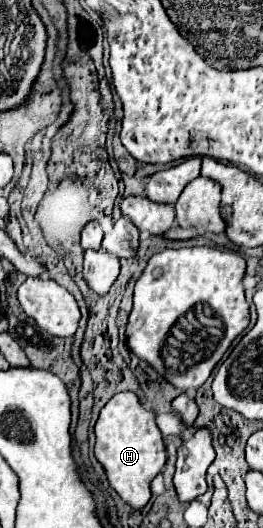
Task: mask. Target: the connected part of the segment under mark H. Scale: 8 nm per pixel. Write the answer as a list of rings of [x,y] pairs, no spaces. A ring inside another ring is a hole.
[[[117,393],[101,409],[95,423],[95,457],[107,473],[113,491],[133,509],[143,509],[151,499],[149,483],[165,465],[165,445],[155,425],[155,413],[143,409],[135,393]]]

